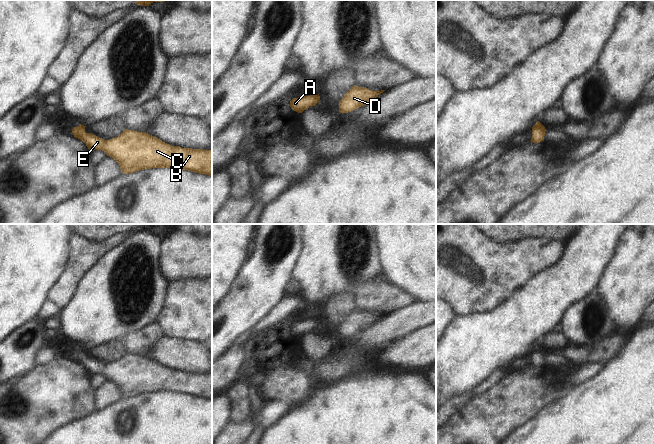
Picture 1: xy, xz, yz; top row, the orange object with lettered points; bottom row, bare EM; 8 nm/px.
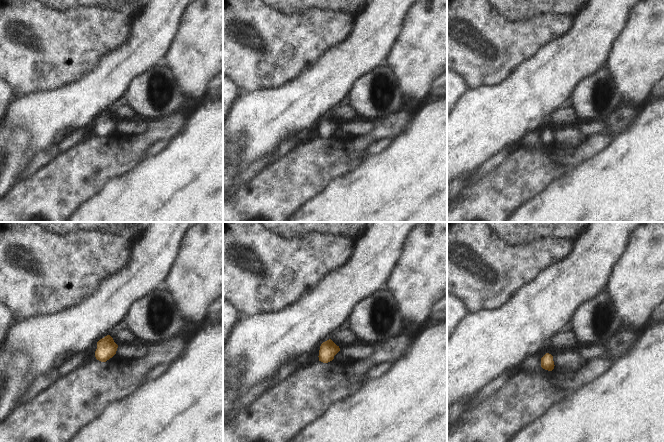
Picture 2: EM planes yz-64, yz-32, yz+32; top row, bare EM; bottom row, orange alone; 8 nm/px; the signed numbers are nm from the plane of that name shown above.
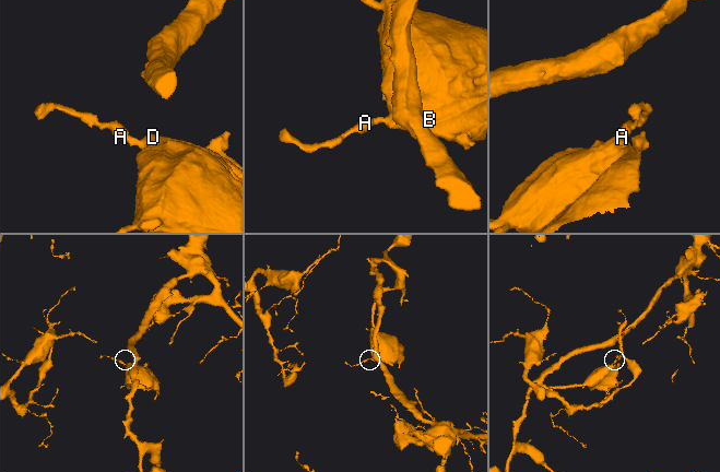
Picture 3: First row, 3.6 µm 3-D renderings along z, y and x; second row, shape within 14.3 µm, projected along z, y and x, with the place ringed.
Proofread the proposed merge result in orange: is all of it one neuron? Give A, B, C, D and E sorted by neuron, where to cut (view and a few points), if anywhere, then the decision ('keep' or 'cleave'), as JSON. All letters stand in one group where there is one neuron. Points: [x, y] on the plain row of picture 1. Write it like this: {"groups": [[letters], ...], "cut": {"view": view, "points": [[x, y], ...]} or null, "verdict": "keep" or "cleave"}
{"groups": [["A", "B", "C", "D", "E"]], "cut": null, "verdict": "keep"}

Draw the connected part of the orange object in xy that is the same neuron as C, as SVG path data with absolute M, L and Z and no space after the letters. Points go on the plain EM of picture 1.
M81 348L78 351L74 351L72 353L74 361L82 364L90 376L102 374L107 380L112 381L119 388L123 398L152 392L174 392L212 400L212 374L172 370L146 356L128 353L125 353L116 362L104 364L92 357L86 357L85 351Z

